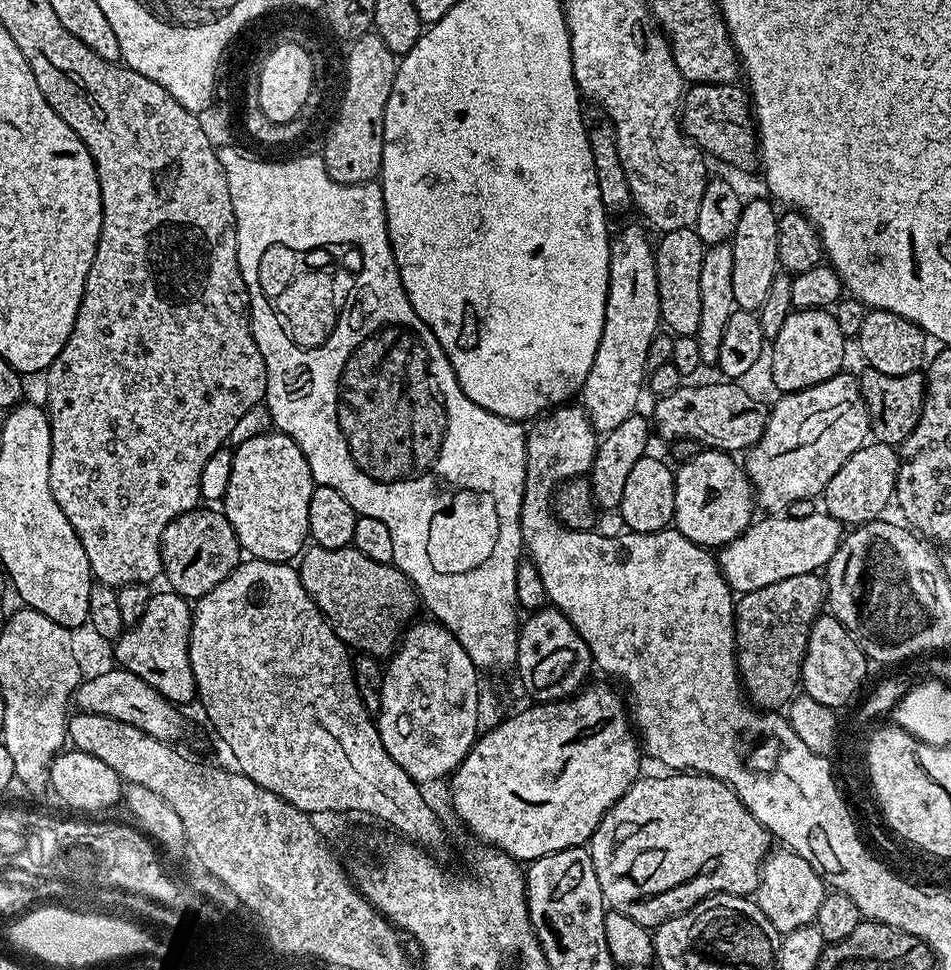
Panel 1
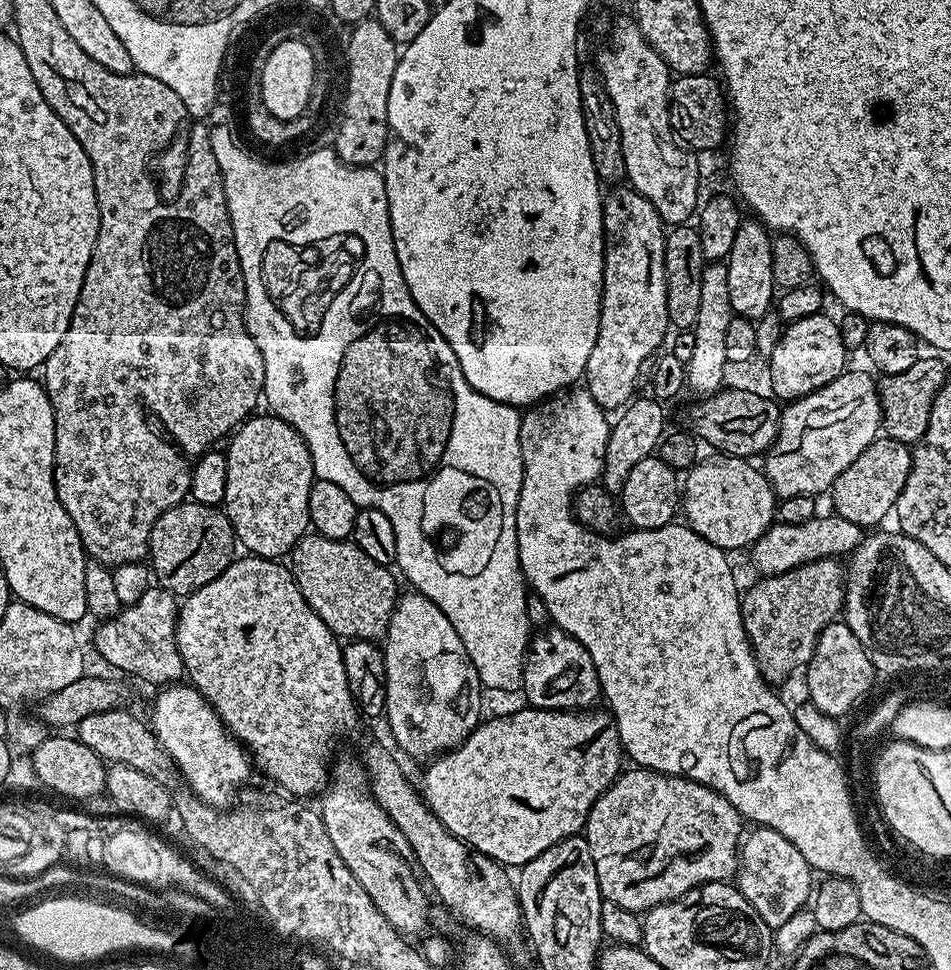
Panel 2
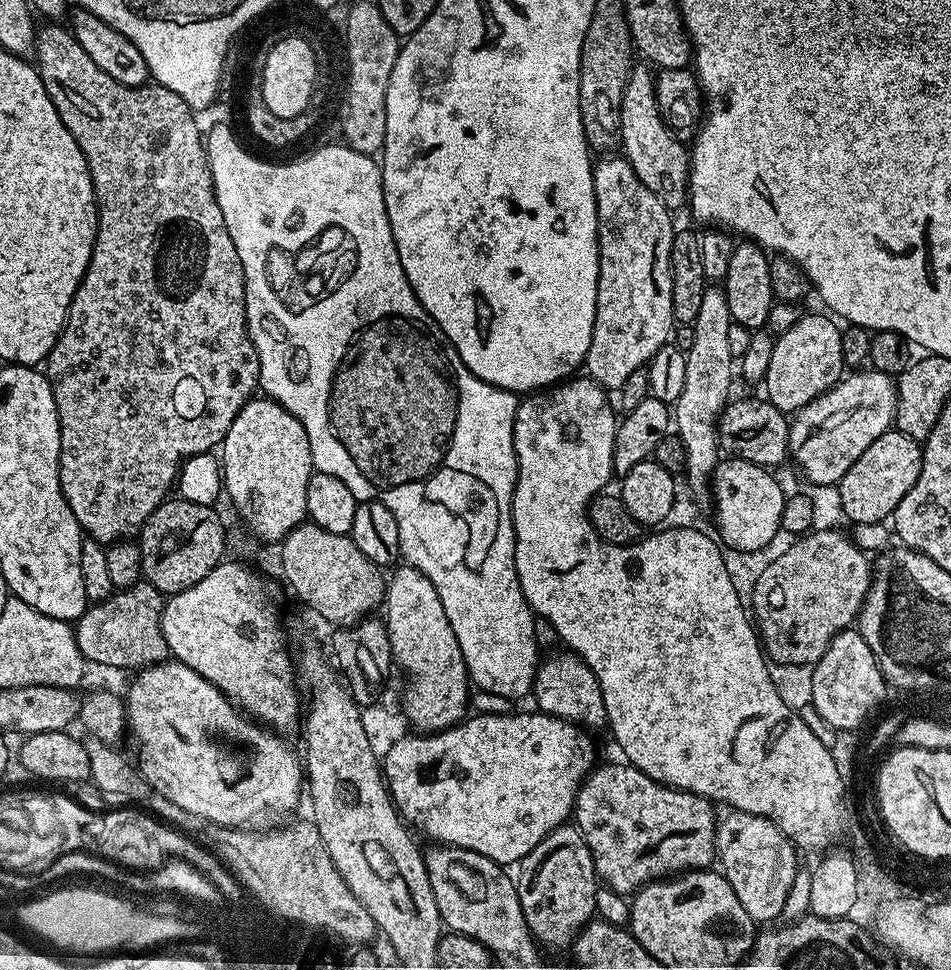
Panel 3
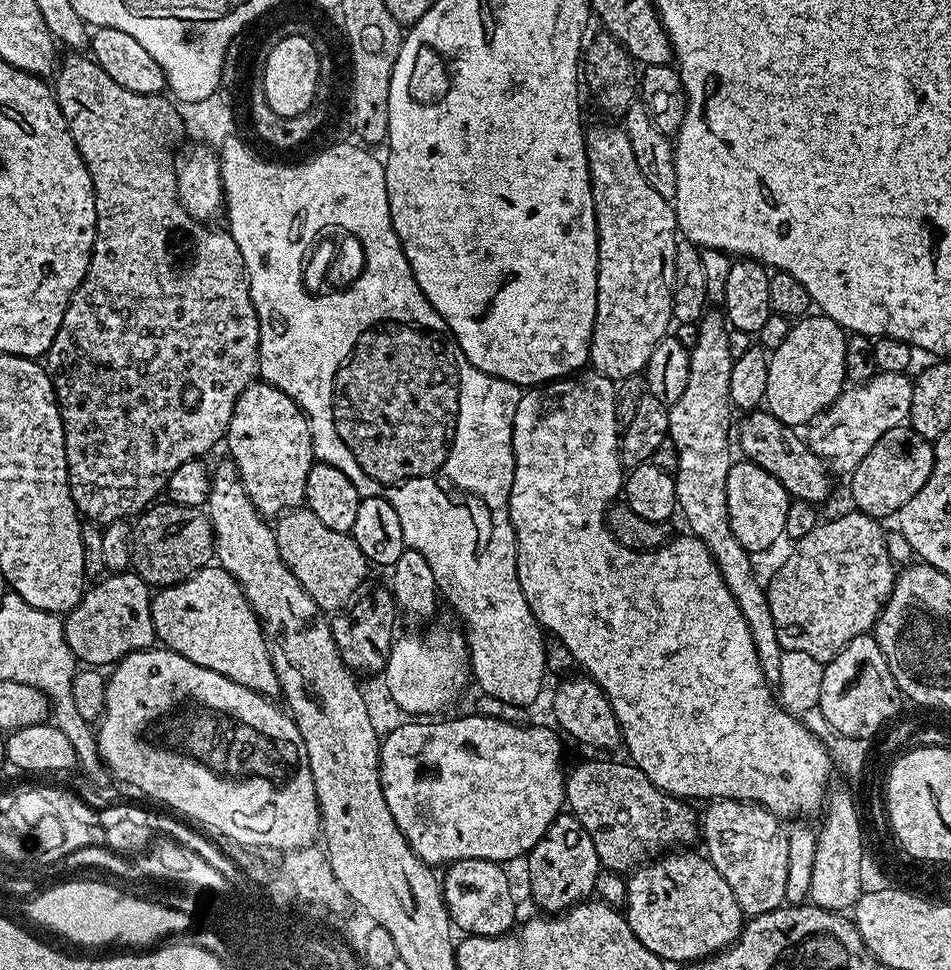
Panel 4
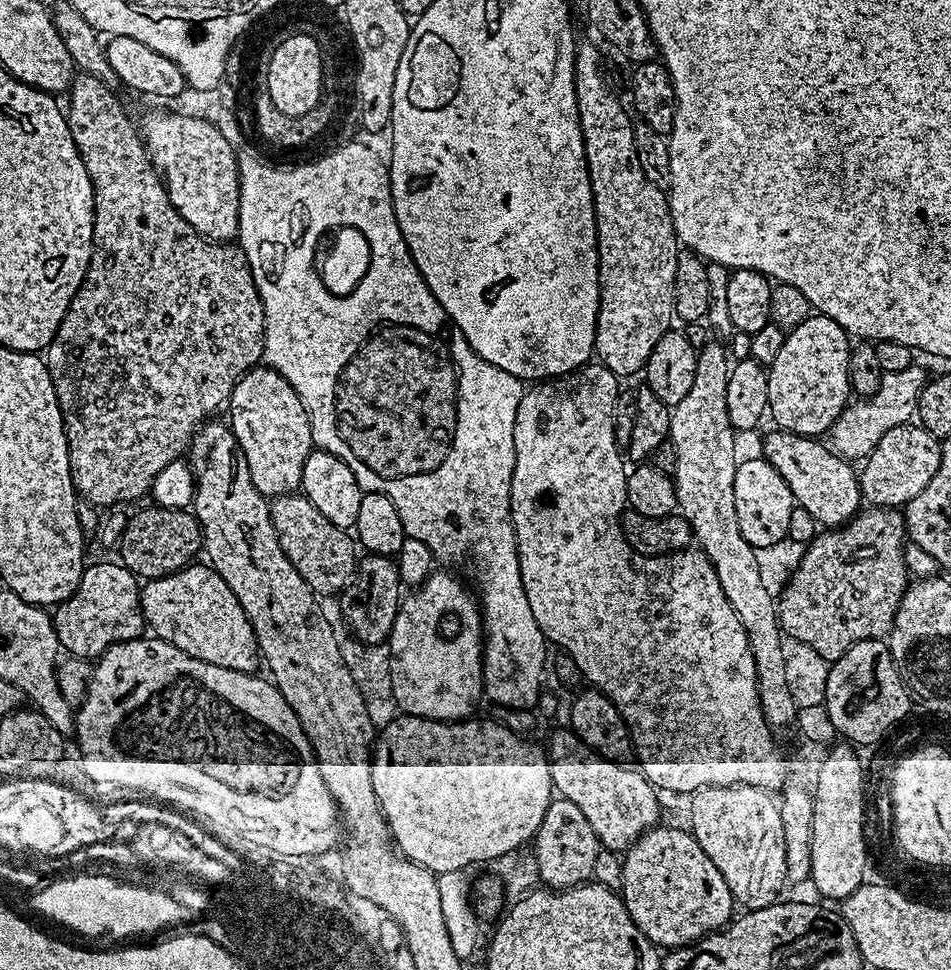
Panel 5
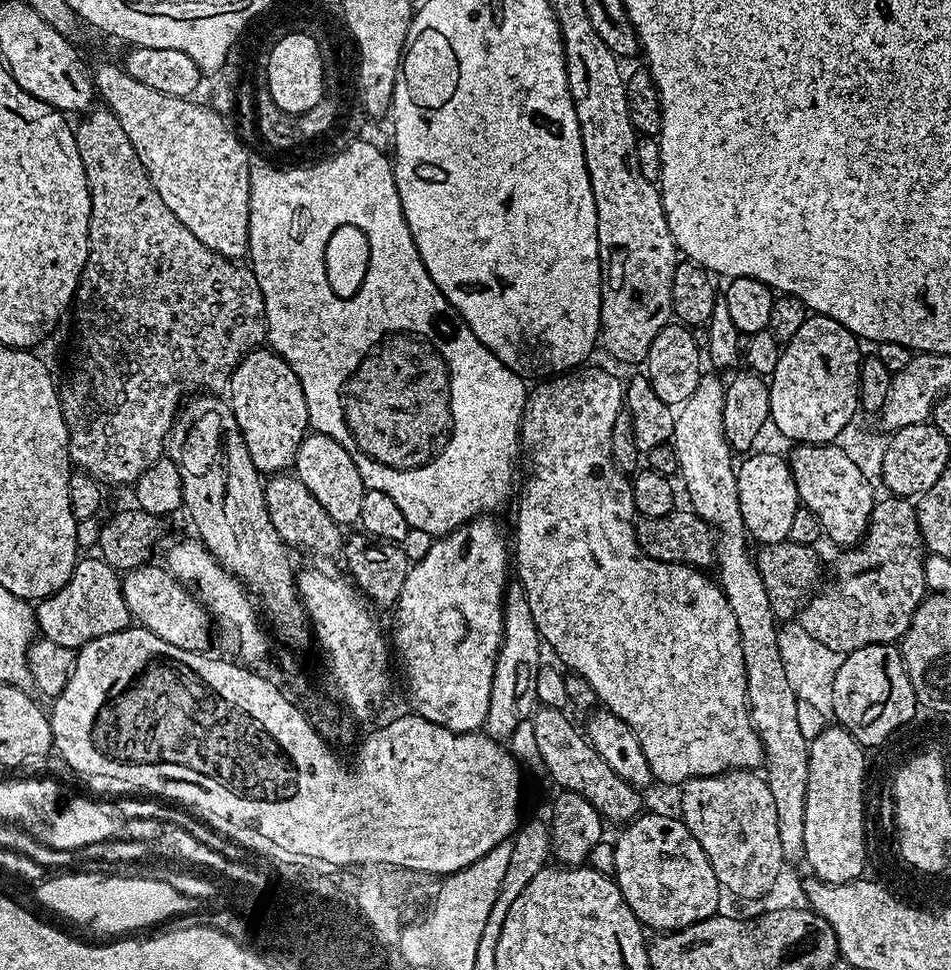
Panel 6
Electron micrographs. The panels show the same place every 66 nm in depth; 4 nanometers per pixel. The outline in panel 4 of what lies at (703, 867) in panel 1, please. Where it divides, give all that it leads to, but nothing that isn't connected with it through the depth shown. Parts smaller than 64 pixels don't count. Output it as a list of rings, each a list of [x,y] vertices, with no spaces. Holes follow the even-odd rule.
[[[600,758],[604,760],[584,760],[576,769],[567,773],[564,782],[564,795],[566,797],[567,807],[570,809],[571,815],[578,818],[578,822],[582,822],[582,826],[586,830],[586,834],[590,834],[590,842],[594,842],[594,850],[598,854],[601,865],[610,870],[621,874],[628,874],[637,866],[645,863],[649,858],[659,857],[661,854],[667,853],[669,850],[675,849],[677,846],[692,846],[698,840],[698,816],[692,813],[693,805],[685,802],[683,799],[669,796],[666,792],[661,792],[660,789],[654,786],[654,782],[650,782],[650,778],[646,778],[646,774],[642,774],[642,770],[636,767],[631,762],[623,762],[619,764],[618,761],[612,760],[616,758]]]

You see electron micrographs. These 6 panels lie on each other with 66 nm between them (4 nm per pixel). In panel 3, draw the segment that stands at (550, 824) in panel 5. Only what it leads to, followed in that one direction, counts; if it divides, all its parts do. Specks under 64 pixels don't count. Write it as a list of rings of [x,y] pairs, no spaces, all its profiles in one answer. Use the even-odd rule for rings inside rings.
[[[575,826],[556,828],[545,840],[538,842],[538,846],[534,846],[530,855],[524,857],[522,867],[524,869],[521,870],[520,876],[518,875],[518,887],[522,914],[526,918],[528,929],[545,949],[546,947],[571,949],[585,925],[596,916],[598,877],[586,838]]]

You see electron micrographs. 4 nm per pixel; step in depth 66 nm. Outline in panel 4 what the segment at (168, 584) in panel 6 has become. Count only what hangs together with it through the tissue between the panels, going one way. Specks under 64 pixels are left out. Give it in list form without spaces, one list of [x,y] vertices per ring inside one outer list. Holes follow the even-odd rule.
[[[219,566],[199,568],[189,580],[159,589],[152,597],[152,617],[157,641],[171,652],[182,654],[182,658],[190,658],[190,662],[206,666],[206,670],[214,670],[214,674],[222,674],[269,698],[281,695],[280,683],[268,653],[264,631],[260,628],[260,620],[254,614],[250,602],[244,597],[240,583],[226,569]]]

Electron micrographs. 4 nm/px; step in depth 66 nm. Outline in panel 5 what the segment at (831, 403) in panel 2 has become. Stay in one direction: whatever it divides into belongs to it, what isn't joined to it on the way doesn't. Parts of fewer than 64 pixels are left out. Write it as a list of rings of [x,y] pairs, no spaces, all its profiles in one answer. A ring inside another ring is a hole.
[[[916,362],[906,370],[884,373],[882,386],[878,386],[874,395],[849,403],[840,417],[832,423],[830,429],[832,451],[849,462],[863,461],[874,450],[874,446],[878,446],[886,430],[894,430],[894,426],[907,424],[917,415],[920,391],[929,379],[929,373],[924,373]]]

